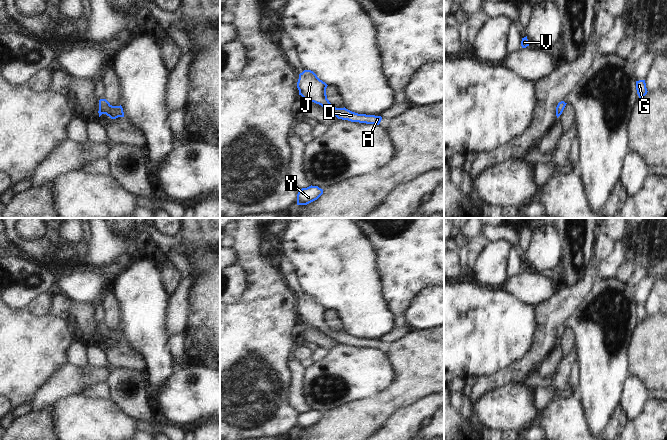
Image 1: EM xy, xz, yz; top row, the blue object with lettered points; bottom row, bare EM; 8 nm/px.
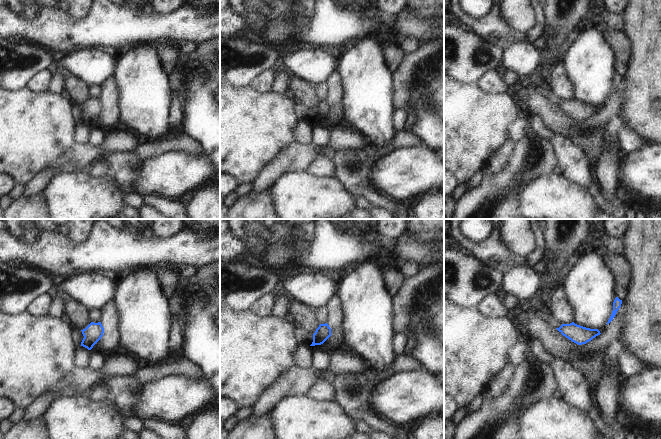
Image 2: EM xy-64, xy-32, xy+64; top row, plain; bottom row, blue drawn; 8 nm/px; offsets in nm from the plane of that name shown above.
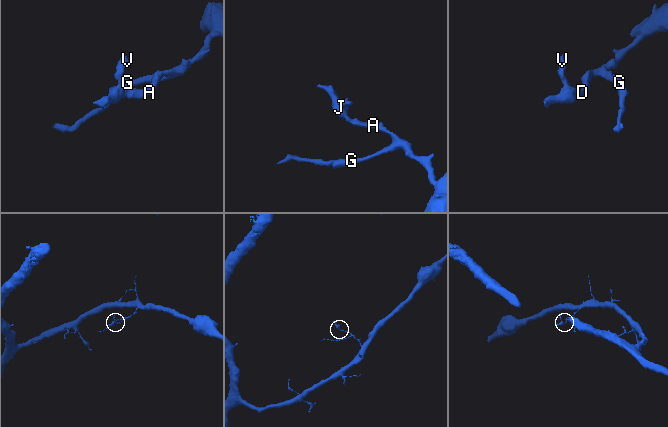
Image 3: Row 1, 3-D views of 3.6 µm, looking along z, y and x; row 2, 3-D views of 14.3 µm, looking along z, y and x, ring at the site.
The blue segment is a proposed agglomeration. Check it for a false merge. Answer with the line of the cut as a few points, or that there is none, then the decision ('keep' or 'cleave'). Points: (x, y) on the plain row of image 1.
no cut | keep

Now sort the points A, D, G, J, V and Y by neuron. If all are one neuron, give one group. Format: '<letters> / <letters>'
A D G J V Y

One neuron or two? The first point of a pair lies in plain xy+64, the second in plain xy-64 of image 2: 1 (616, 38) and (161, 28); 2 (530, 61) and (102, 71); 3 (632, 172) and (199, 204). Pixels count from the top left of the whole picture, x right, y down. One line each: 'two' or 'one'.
1: two
2: one
3: two

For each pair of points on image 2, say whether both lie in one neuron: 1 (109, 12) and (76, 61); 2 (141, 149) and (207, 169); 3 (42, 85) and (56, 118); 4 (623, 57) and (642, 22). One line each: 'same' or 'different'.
1: different
2: different
3: different
4: different

